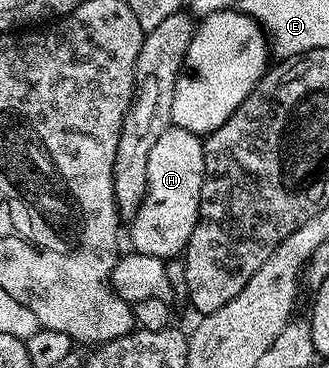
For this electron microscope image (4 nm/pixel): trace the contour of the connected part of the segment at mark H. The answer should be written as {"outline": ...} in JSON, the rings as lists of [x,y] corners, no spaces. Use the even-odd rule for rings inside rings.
{"outline":[[[172,125],[153,143],[147,168],[147,194],[142,207],[130,222],[131,246],[136,253],[160,259],[178,258],[186,250],[199,218],[201,187],[205,175],[204,138],[193,131]]]}

